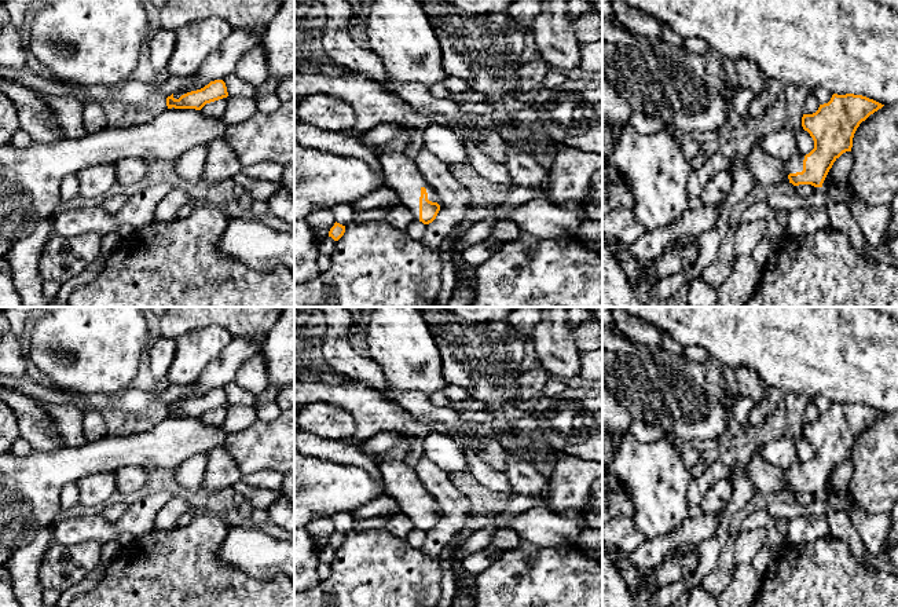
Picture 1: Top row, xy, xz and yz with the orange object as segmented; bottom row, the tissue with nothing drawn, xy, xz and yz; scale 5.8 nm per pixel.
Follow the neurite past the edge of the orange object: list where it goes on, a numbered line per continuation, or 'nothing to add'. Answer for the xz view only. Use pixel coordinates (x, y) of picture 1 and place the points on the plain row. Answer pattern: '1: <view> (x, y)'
1: xz (402, 482)

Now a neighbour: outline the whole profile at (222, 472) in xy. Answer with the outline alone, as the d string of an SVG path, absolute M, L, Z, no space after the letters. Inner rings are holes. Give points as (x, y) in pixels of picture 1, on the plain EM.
M224 446L208 451L208 462L201 489L209 496L232 487L242 479L242 473Z

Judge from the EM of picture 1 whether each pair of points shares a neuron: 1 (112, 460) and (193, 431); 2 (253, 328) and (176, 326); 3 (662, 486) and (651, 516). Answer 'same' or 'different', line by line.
1: same
2: same
3: same

